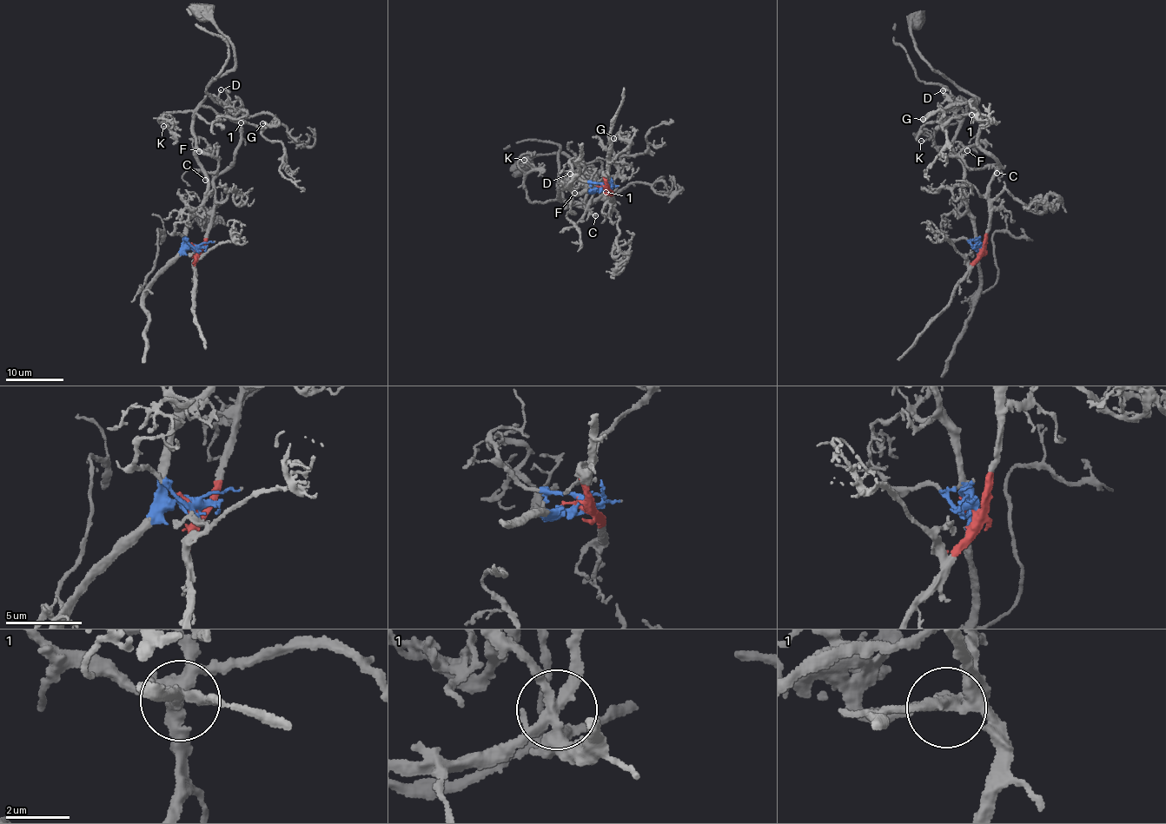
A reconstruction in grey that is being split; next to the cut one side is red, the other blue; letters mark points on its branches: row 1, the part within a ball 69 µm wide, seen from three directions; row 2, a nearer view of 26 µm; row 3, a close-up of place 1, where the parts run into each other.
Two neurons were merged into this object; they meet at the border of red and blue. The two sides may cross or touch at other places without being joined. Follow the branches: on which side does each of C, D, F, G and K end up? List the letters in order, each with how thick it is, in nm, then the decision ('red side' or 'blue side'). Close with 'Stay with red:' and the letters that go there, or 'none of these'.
C: 240 nm | blue side
D: 140 nm | red side
F: 150 nm | blue side
G: 180 nm | blue side
K: 140 nm | blue side
Stay with red: D

